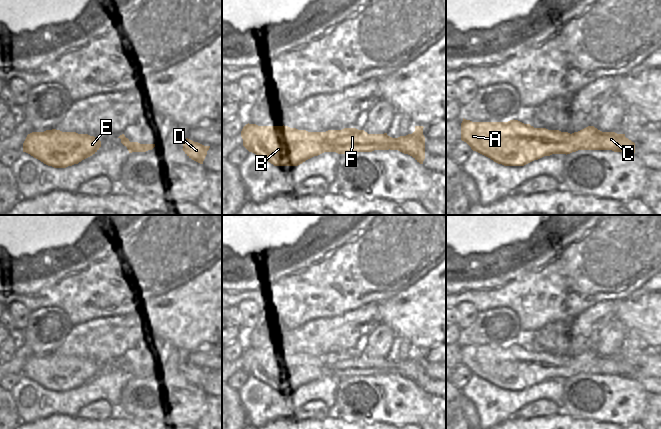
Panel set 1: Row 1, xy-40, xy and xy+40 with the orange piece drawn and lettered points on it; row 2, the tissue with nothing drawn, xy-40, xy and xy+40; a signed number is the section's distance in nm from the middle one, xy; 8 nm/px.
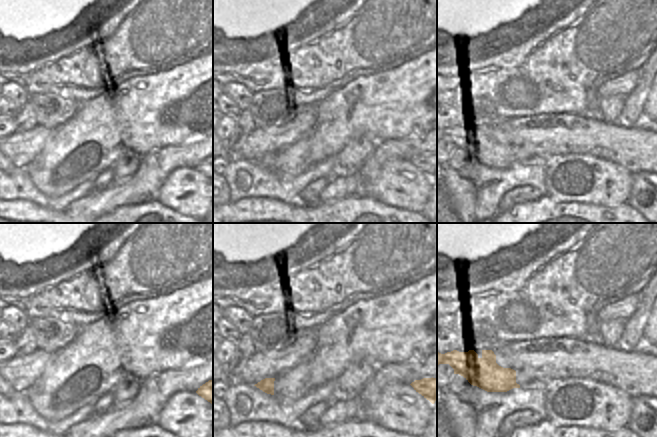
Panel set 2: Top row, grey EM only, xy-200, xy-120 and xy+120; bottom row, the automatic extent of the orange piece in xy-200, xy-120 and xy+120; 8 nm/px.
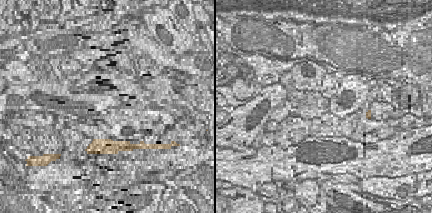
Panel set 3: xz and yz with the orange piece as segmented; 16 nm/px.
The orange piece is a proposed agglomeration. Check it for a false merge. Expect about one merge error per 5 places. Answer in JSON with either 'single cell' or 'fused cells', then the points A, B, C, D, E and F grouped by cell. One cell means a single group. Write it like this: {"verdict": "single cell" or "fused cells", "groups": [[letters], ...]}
{"verdict": "single cell", "groups": [["A", "B", "C", "D", "E", "F"]]}

